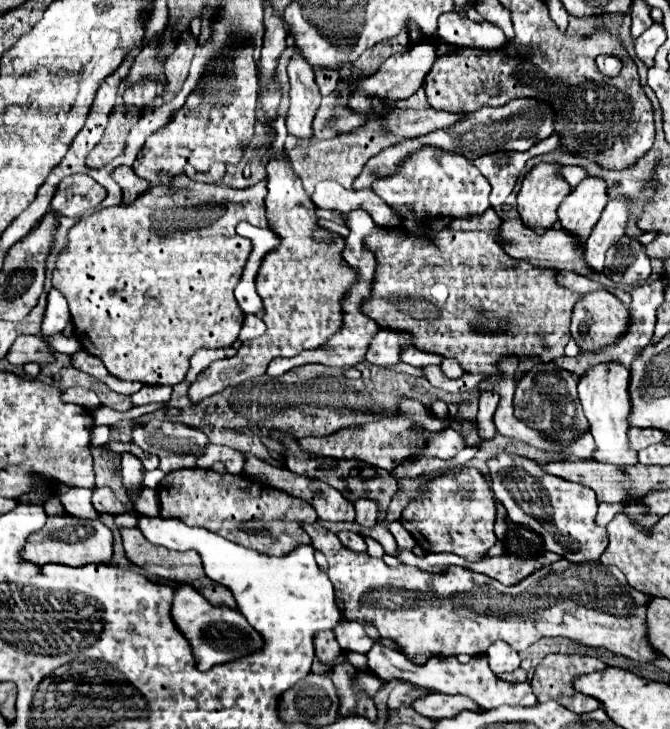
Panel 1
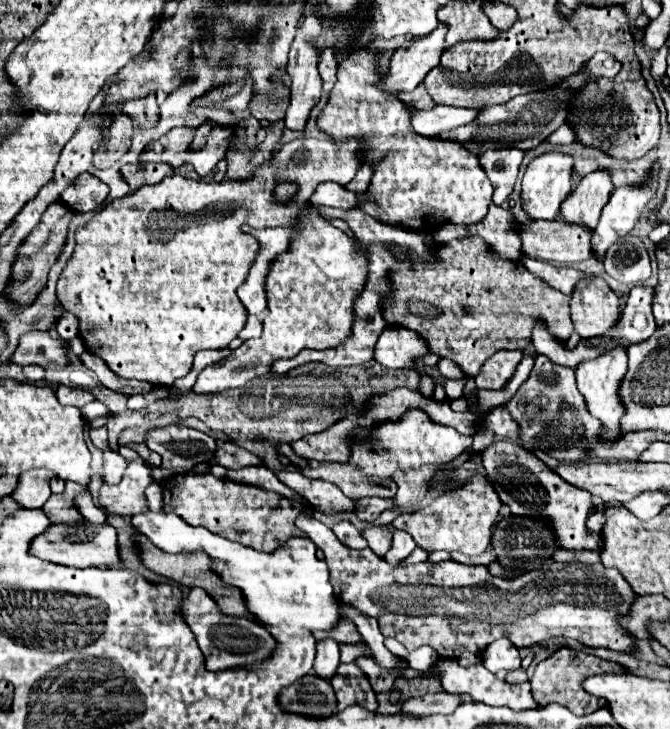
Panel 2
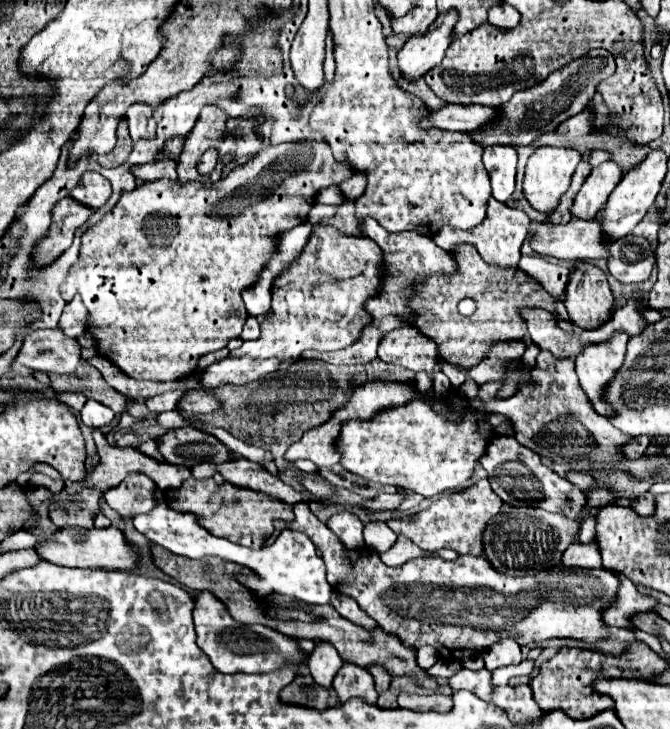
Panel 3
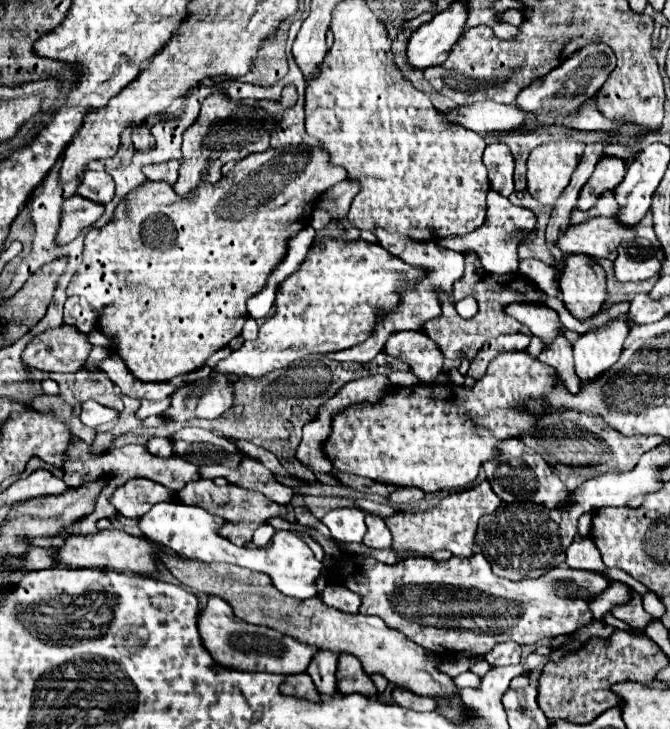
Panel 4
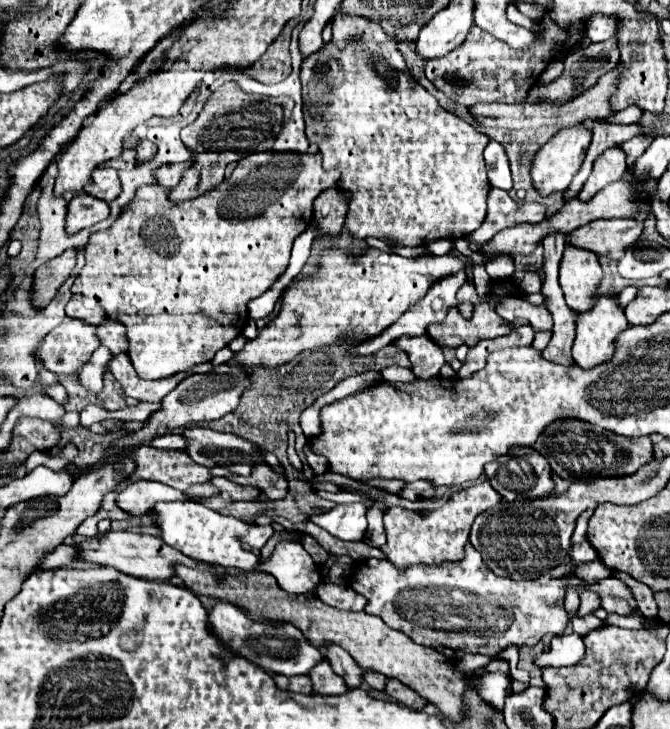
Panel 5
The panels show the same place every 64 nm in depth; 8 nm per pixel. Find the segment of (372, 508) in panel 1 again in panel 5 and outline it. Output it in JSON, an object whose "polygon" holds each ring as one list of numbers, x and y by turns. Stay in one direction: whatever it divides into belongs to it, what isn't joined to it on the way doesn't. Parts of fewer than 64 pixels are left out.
{"polygon":[[426,480,414,482,414,484,406,484,404,490,400,492,400,496,408,498,408,500,422,500,422,498,434,498,434,484,428,484]]}

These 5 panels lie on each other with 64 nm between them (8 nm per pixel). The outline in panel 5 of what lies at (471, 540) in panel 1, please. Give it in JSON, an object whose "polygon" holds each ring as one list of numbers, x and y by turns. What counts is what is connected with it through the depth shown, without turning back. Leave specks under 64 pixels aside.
{"polygon":[[484,480,466,490,460,490,458,494,452,494,446,506,428,512,428,516,424,518,420,518,412,510,394,506,384,516,388,542,380,550,386,554,386,560,396,564,398,568,410,568,412,564,442,564,448,560,460,560,464,556,464,544,468,542,474,518,480,512,496,506,500,500,502,496,494,492,488,480]]}

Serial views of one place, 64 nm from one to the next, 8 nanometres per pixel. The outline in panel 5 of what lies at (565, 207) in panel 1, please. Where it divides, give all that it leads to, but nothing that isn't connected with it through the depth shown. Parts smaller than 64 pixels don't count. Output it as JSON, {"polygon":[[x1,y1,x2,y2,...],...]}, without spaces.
{"polygon":[[612,146,602,152,602,156,596,158,596,164,592,168,590,178,580,190,580,200,590,200,598,190,608,186,614,180,620,180,626,174,626,154,620,146]]}

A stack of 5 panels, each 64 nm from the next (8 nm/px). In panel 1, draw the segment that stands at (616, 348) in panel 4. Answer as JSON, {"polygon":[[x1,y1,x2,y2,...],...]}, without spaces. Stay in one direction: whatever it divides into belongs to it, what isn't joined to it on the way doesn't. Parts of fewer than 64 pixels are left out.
{"polygon":[[618,362,610,364,596,364,586,370,584,376,578,378,578,394,580,402,584,408,584,414,590,422,590,434,594,436,596,442,596,452,594,458,598,462,608,462,608,464,618,464,618,466,628,466,636,464,636,452,628,448,628,414,630,414,630,402,628,402,628,378,630,372,626,366]]}

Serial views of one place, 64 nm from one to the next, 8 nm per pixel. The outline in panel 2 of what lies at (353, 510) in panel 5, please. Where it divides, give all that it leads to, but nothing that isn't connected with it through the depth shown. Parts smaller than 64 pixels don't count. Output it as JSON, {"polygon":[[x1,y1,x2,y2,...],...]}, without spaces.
{"polygon":[[340,520,340,522,336,522,336,524,332,526,332,532,336,532,336,538,338,538,342,544,346,544,348,548,362,550,362,548,368,546,366,540,362,538,360,530,358,530,352,522,348,522,348,520]]}

